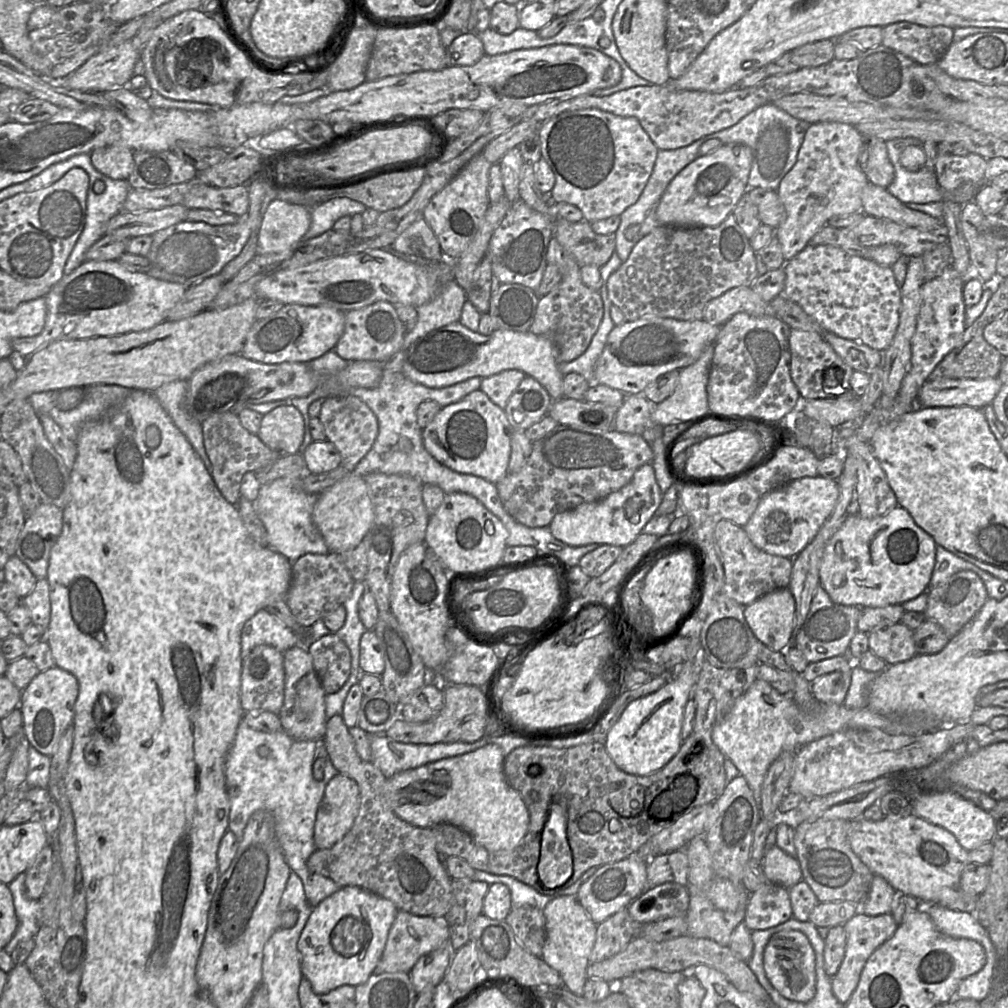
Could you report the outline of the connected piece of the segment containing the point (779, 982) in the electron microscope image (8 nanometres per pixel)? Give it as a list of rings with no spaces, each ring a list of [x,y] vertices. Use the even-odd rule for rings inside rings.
[[[783,930],[775,933],[764,949],[763,964],[768,980],[783,997],[806,1004],[815,996],[815,951],[802,932]]]

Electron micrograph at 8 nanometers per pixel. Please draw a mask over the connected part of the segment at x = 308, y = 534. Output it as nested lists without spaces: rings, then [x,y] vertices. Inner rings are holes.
[[[283,477],[261,485],[256,499],[252,501],[253,509],[266,531],[267,547],[282,554],[291,563],[308,553],[324,555],[330,552],[312,520],[312,511],[318,495],[304,492],[299,486],[300,480]]]

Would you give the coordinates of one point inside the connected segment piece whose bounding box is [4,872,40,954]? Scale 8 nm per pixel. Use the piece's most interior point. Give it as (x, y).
(27, 910)

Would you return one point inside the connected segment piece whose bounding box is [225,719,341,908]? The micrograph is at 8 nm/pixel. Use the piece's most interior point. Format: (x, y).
(266, 771)

